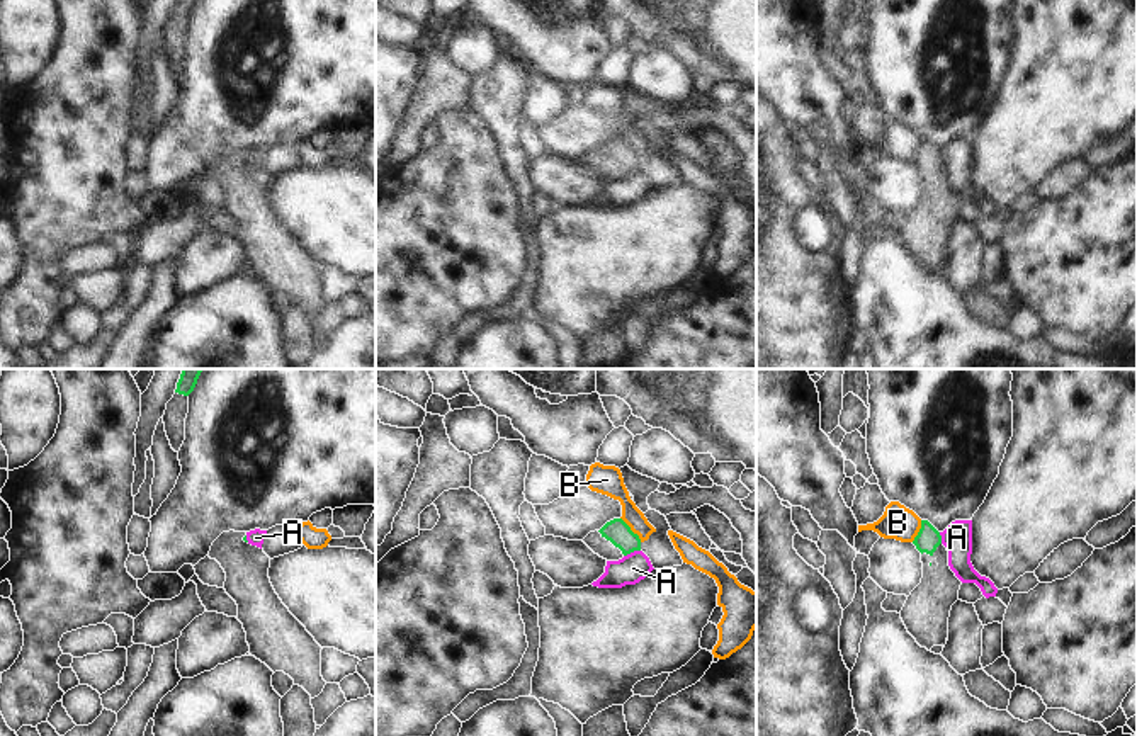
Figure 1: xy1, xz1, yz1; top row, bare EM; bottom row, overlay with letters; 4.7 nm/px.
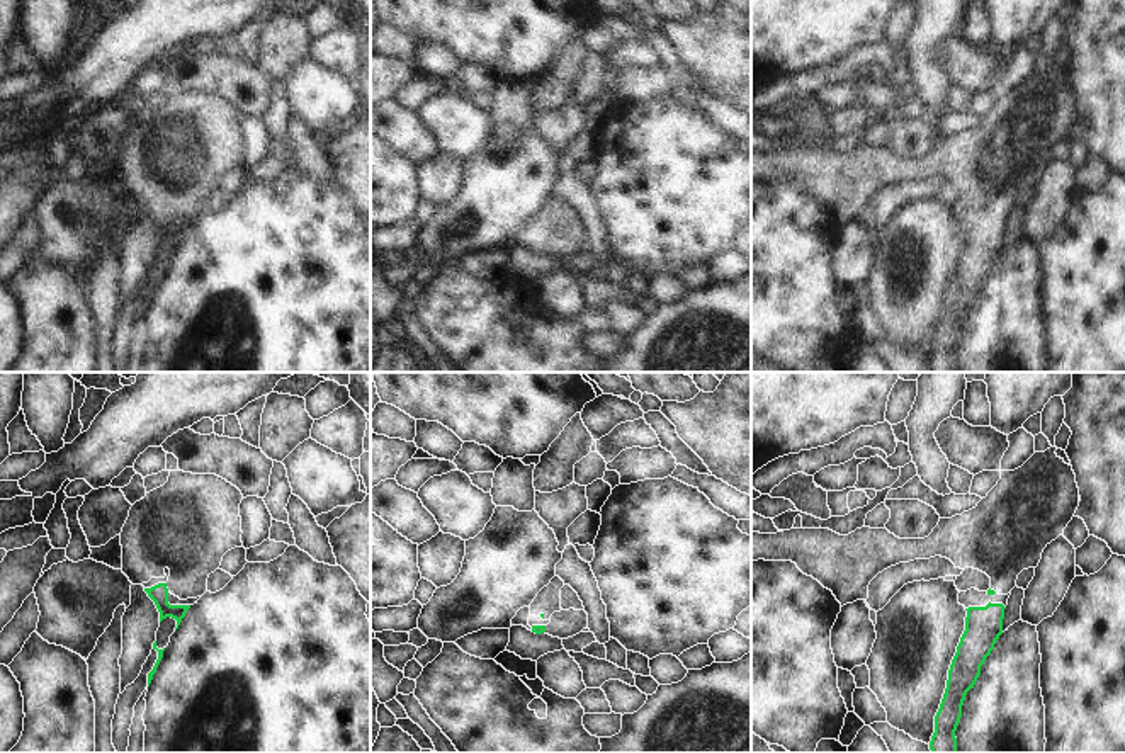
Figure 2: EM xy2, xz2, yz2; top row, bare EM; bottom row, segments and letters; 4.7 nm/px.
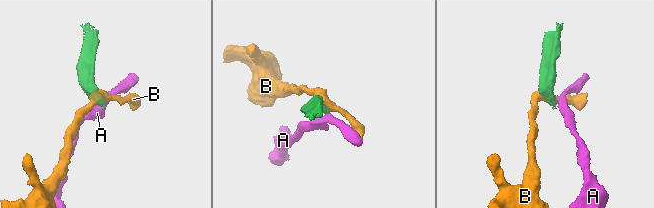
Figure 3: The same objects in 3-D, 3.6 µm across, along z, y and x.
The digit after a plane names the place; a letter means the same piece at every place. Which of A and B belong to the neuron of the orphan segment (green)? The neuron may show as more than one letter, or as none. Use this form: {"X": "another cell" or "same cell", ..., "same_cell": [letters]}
{"A": "another cell", "B": "another cell", "same_cell": []}

